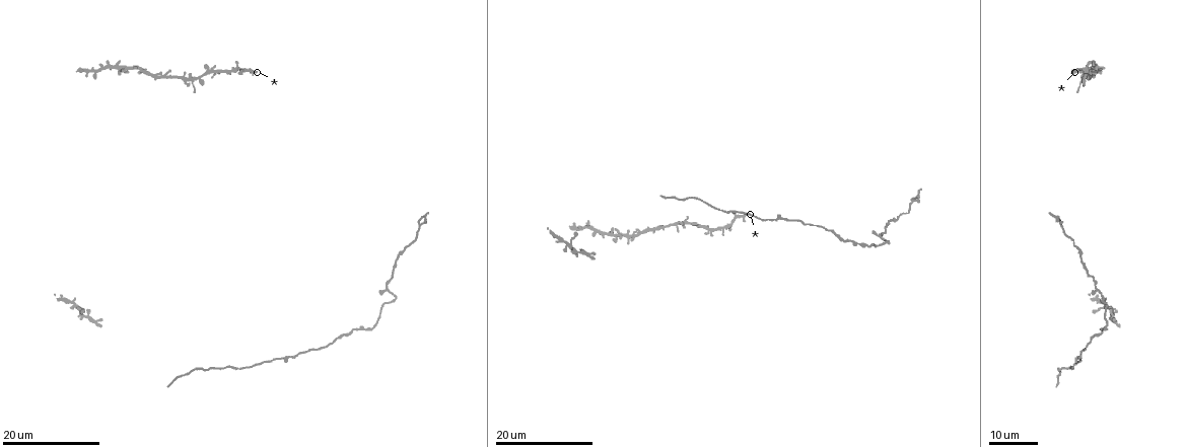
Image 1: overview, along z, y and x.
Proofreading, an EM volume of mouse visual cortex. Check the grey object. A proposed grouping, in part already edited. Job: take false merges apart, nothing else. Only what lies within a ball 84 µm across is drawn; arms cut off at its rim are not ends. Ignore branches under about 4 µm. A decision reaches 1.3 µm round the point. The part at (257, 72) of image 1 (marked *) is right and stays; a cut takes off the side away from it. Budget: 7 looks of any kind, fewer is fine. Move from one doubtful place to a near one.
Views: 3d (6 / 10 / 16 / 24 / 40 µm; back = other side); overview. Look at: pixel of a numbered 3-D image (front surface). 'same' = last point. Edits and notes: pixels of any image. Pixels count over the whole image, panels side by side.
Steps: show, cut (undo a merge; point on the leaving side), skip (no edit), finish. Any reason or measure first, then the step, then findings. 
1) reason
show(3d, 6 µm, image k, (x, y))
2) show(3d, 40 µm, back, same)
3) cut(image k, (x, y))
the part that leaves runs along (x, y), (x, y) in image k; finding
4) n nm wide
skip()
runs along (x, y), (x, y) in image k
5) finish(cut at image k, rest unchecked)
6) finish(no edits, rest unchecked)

calibre changes
show(3d, 24 µm, image 1, (1096, 291))

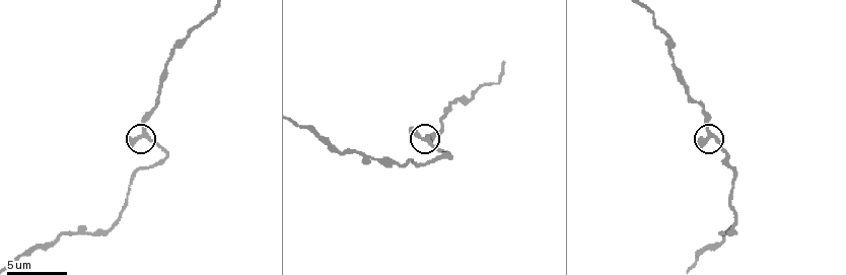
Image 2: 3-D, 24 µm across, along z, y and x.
show(3d, 6 µm, image 2, (144, 132))

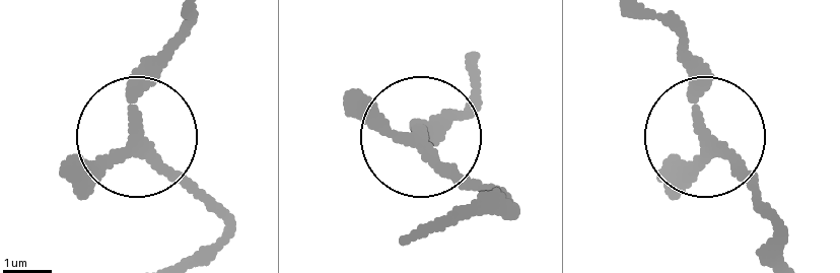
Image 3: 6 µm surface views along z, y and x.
show(3d, 6 µm, back, image 3, (135, 137))

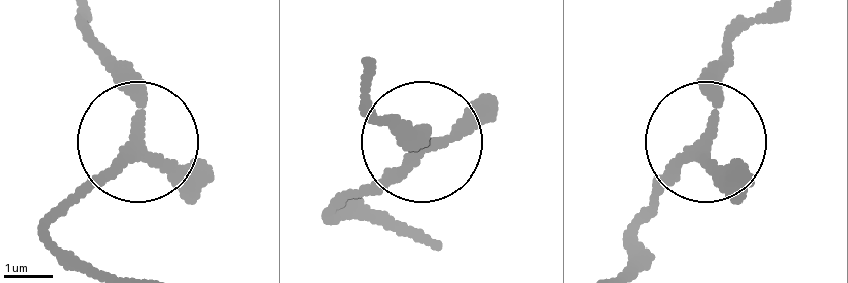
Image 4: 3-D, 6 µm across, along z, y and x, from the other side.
3 arms
skip()
continuous, no second neuron

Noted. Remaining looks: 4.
show(3d, 10 µm, image 2, (170, 57))

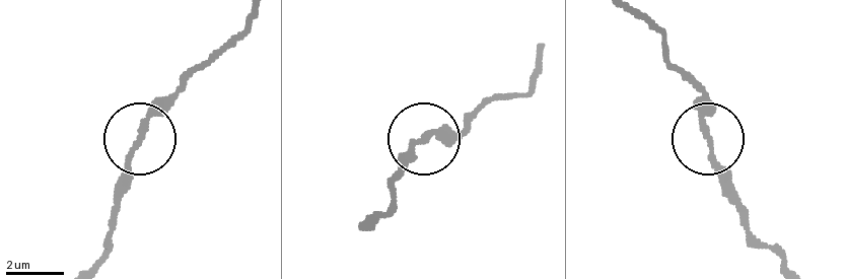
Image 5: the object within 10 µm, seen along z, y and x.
190 nm wide
skip()
continuous, no second neuron

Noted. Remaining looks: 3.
sudden change in width
show(3d, 16 µm, image 1, (314, 349))

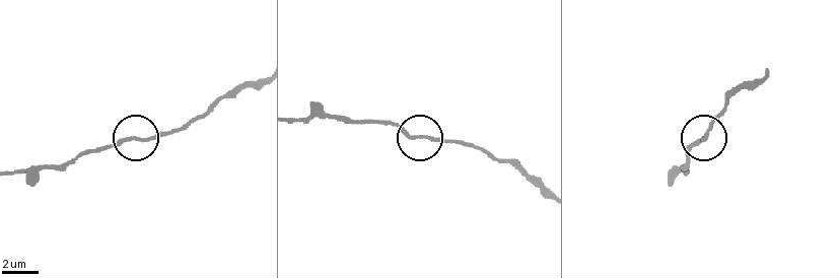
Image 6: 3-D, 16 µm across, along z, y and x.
show(3d, 6 µm, image 6, (703, 139))

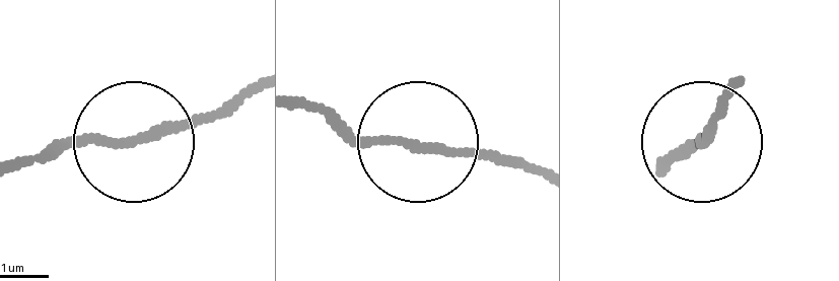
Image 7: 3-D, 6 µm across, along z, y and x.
skip()
runs along (733, 85), (705, 134), (673, 154) in image 7; one neuron here

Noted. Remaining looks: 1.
finish(no edits, rest unchecked)

